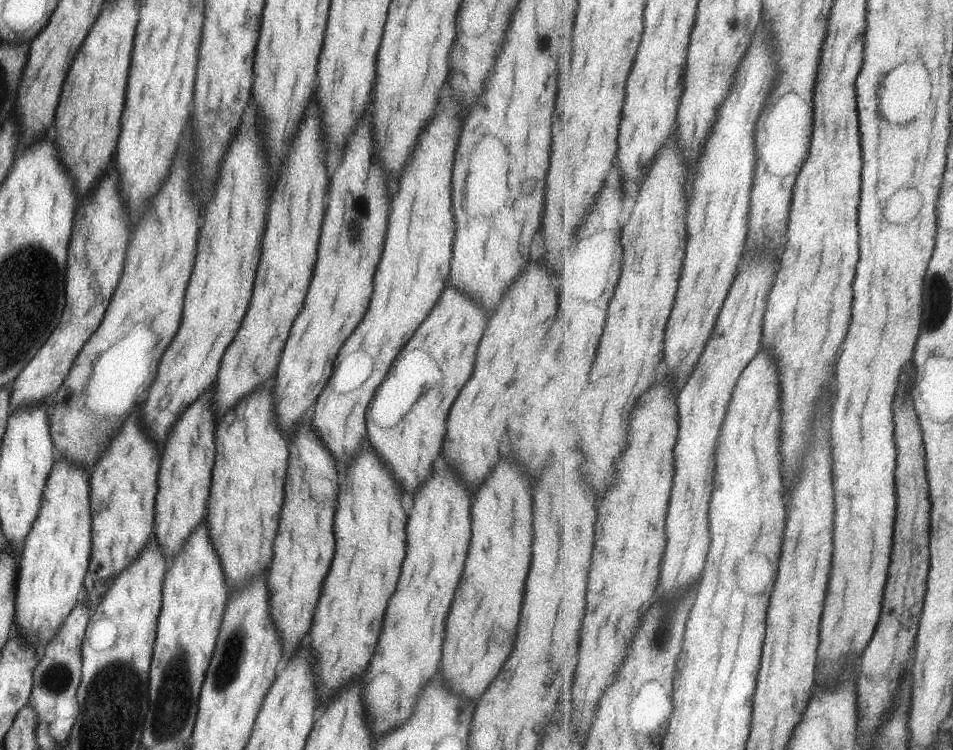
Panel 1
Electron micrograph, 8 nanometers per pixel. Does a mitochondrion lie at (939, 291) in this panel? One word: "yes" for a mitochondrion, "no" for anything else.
yes

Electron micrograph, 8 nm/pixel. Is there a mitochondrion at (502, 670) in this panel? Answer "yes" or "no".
no

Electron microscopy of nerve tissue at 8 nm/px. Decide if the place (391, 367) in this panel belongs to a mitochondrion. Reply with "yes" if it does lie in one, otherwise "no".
no

